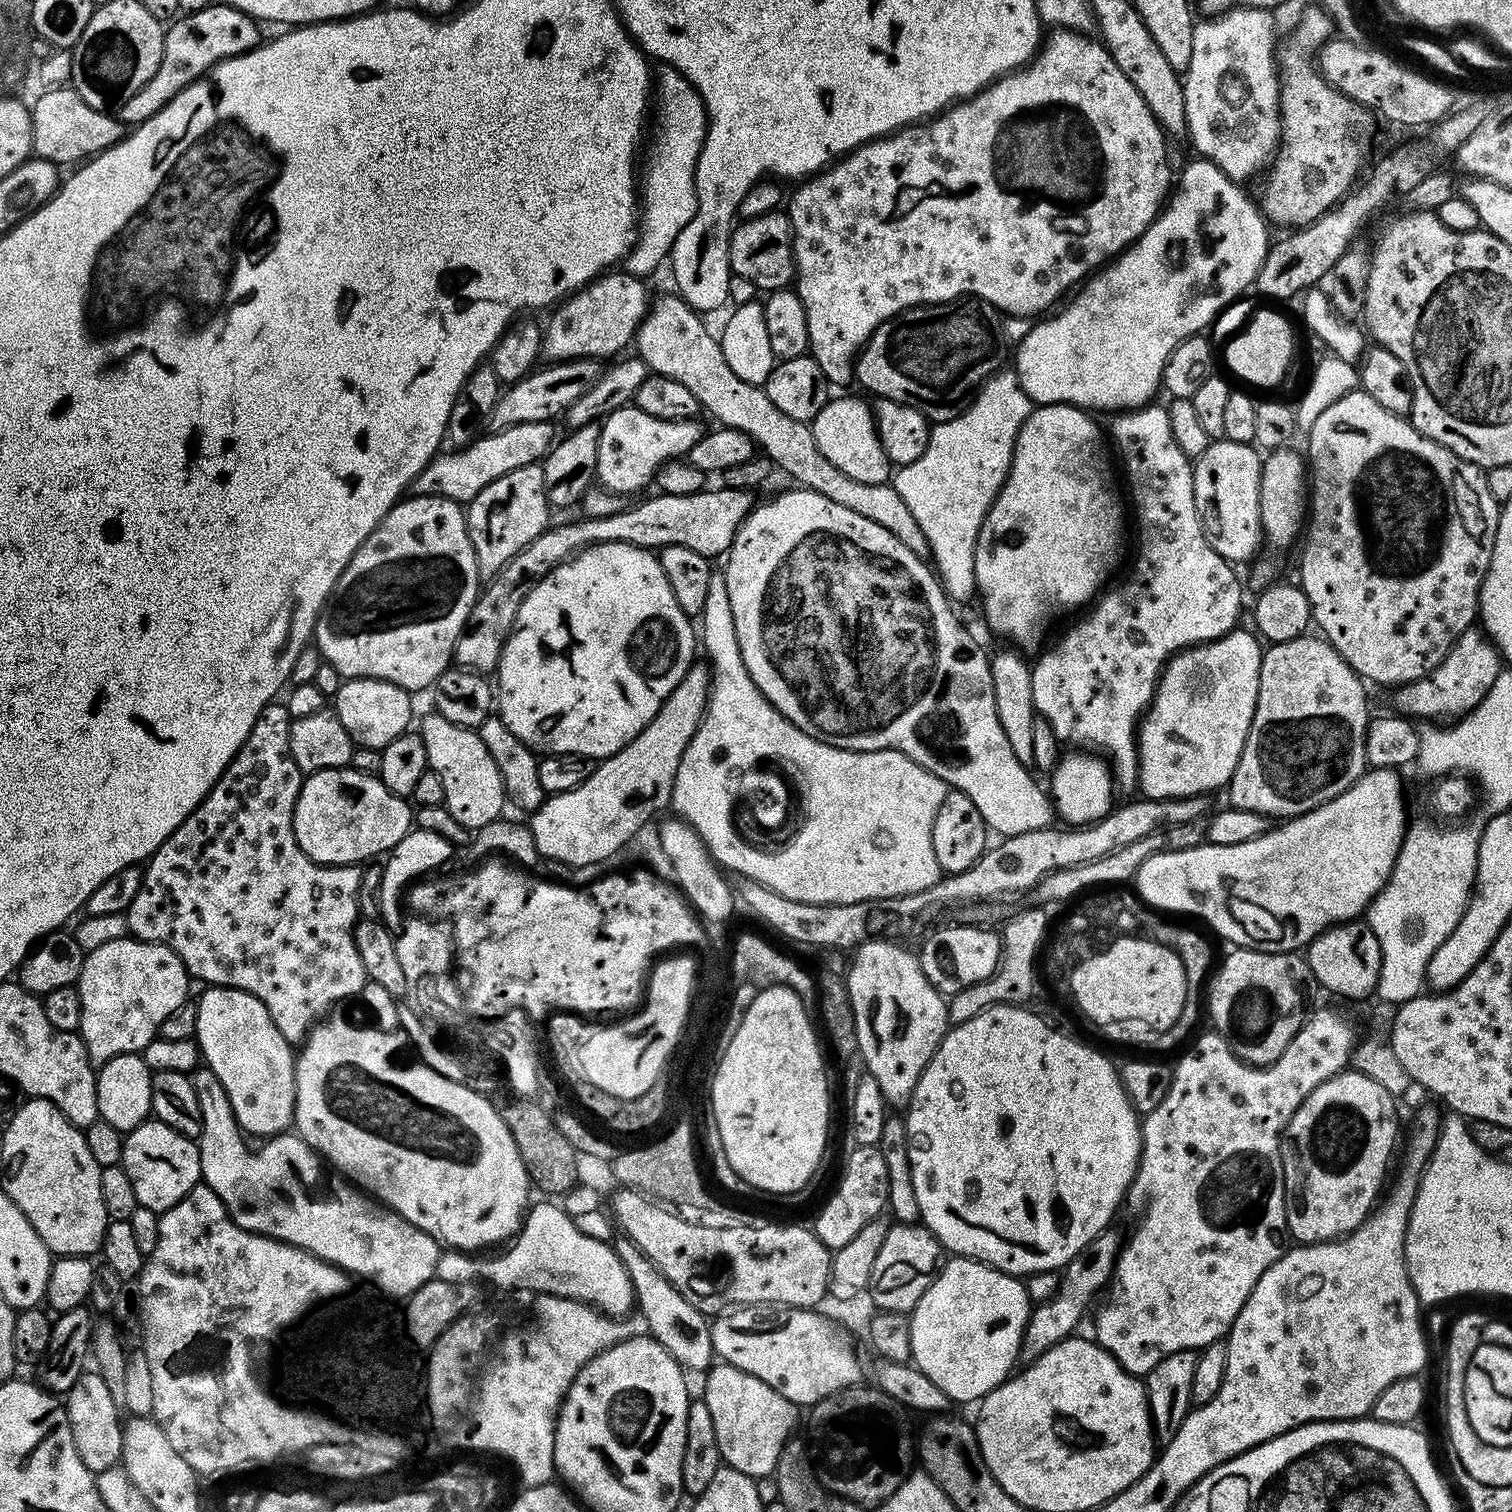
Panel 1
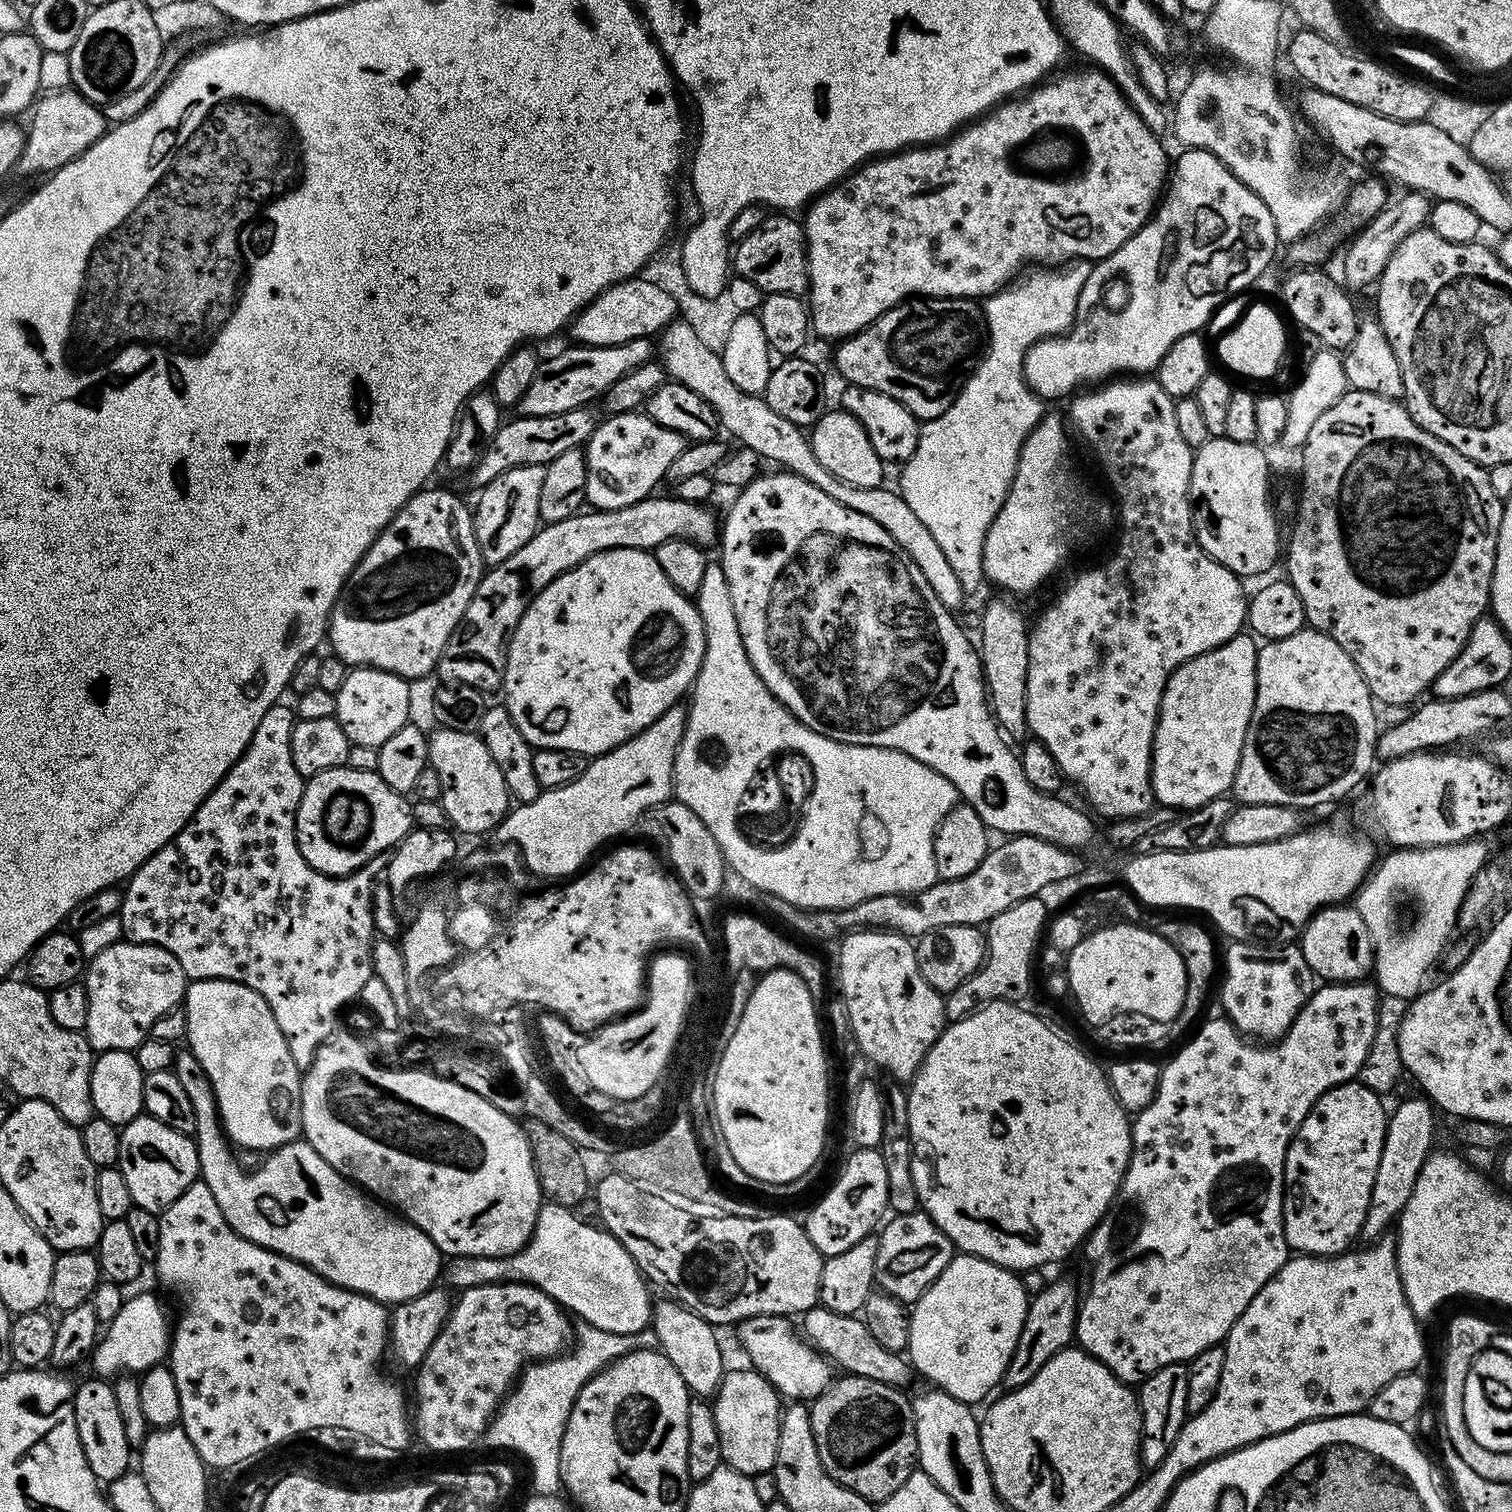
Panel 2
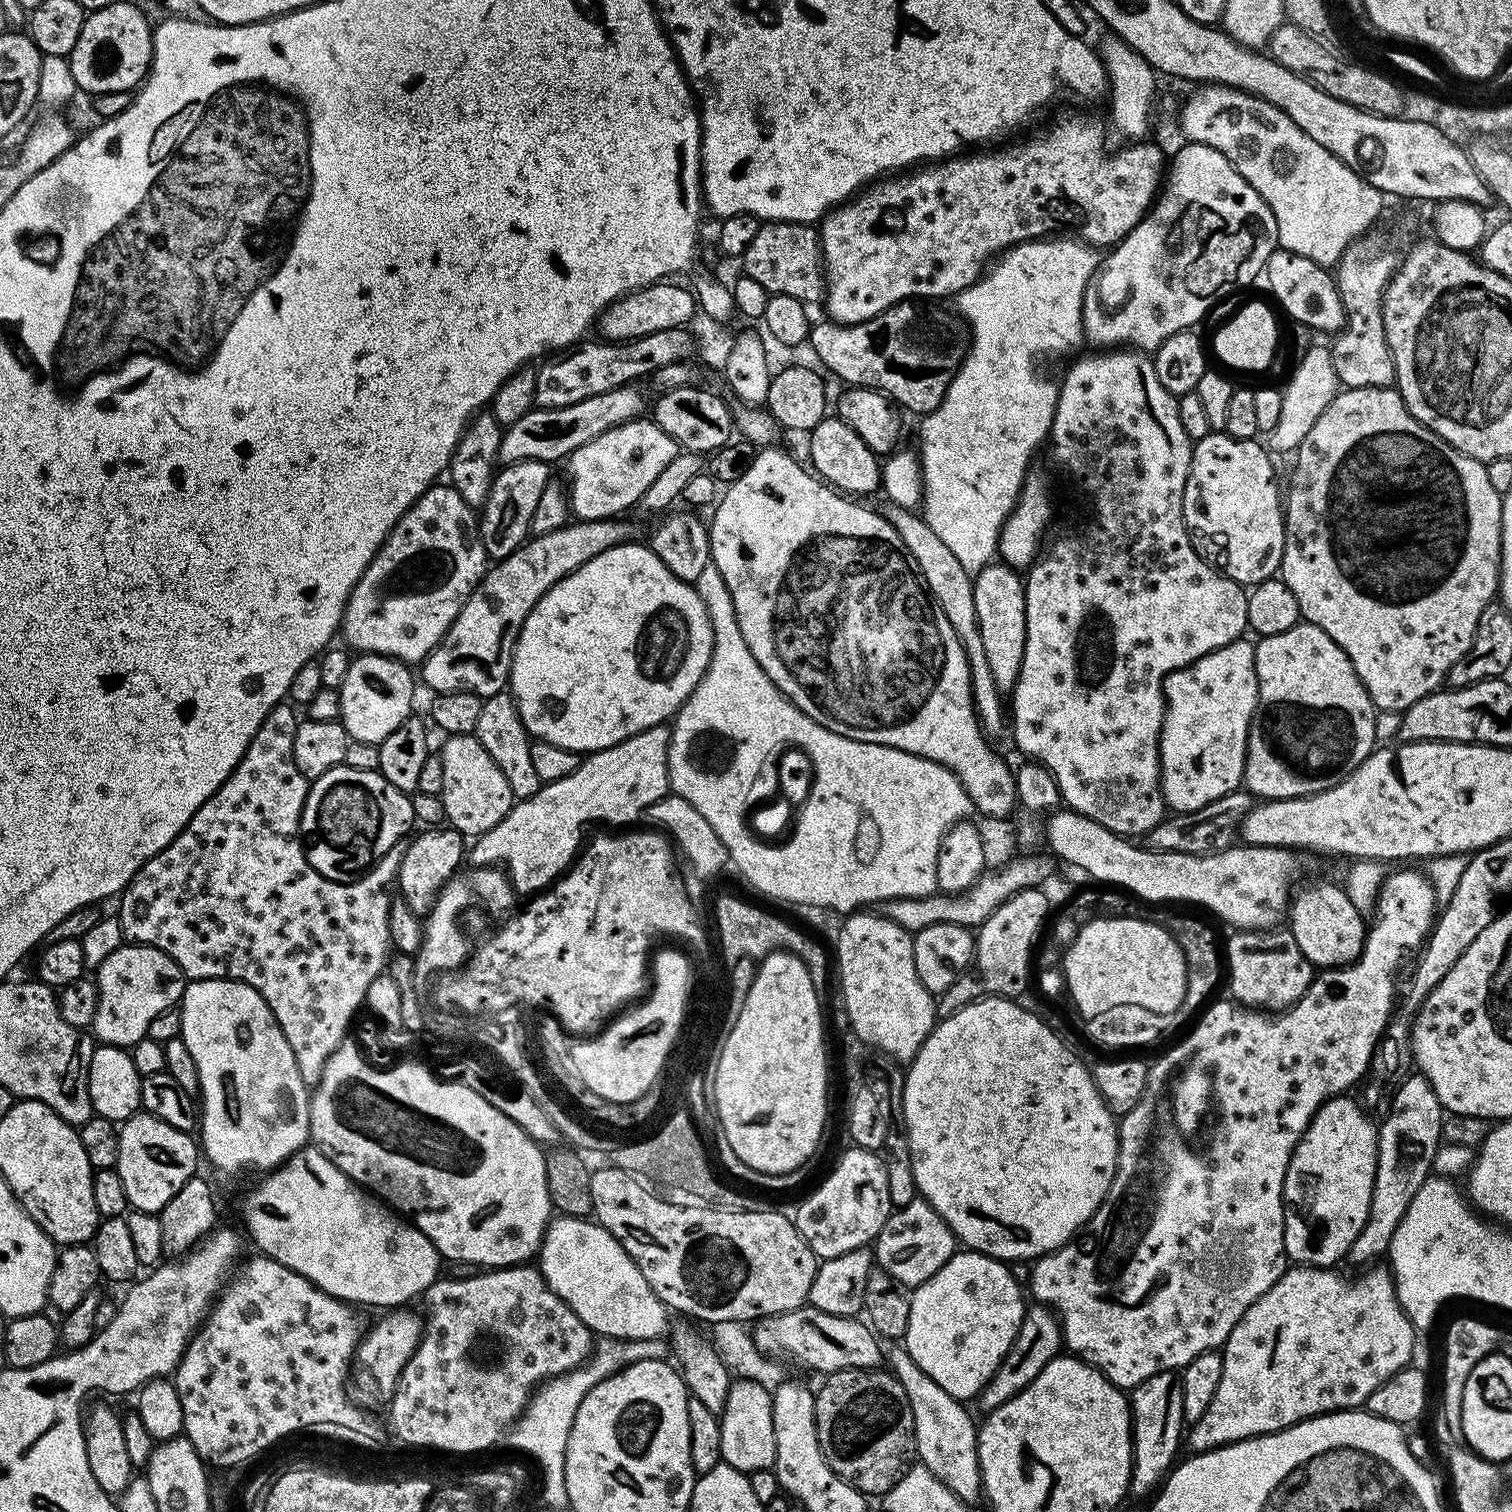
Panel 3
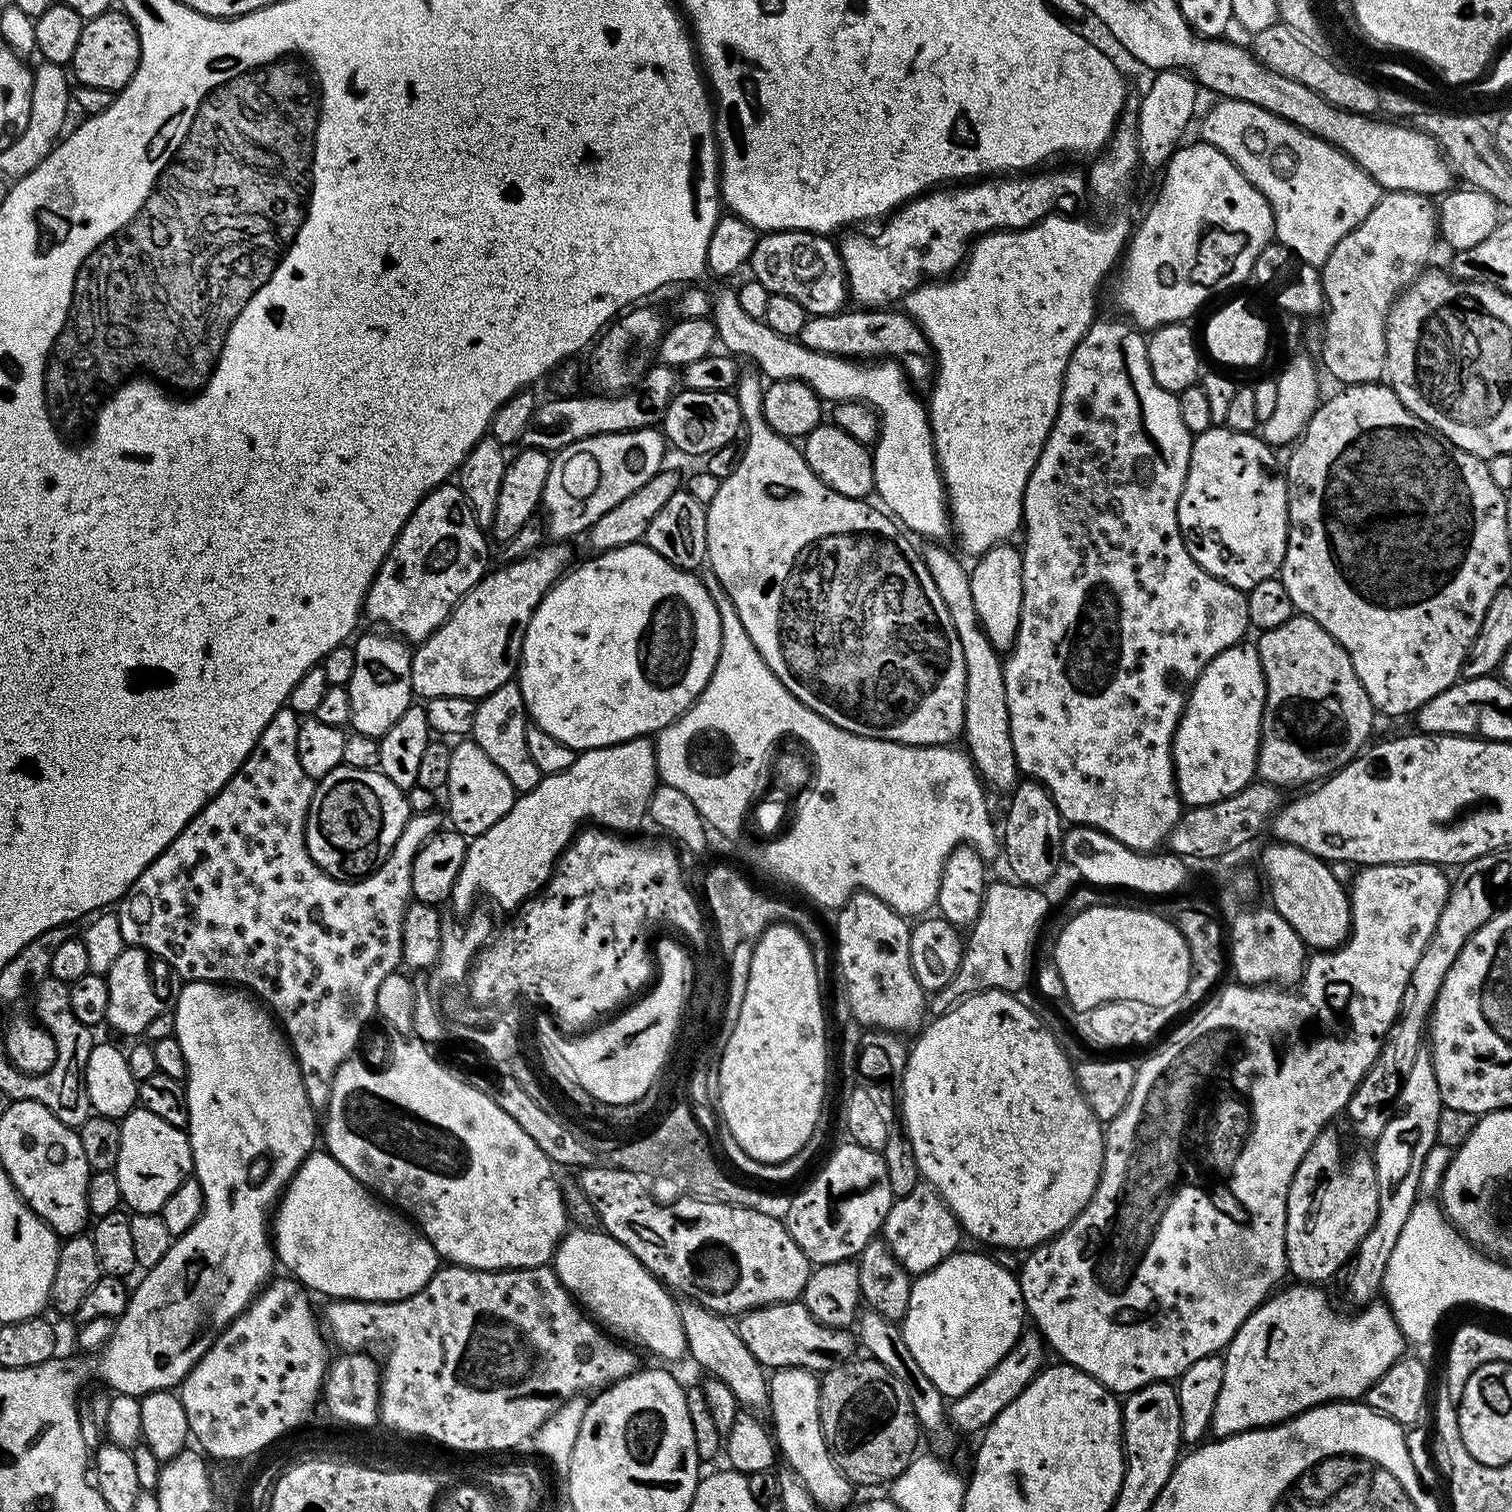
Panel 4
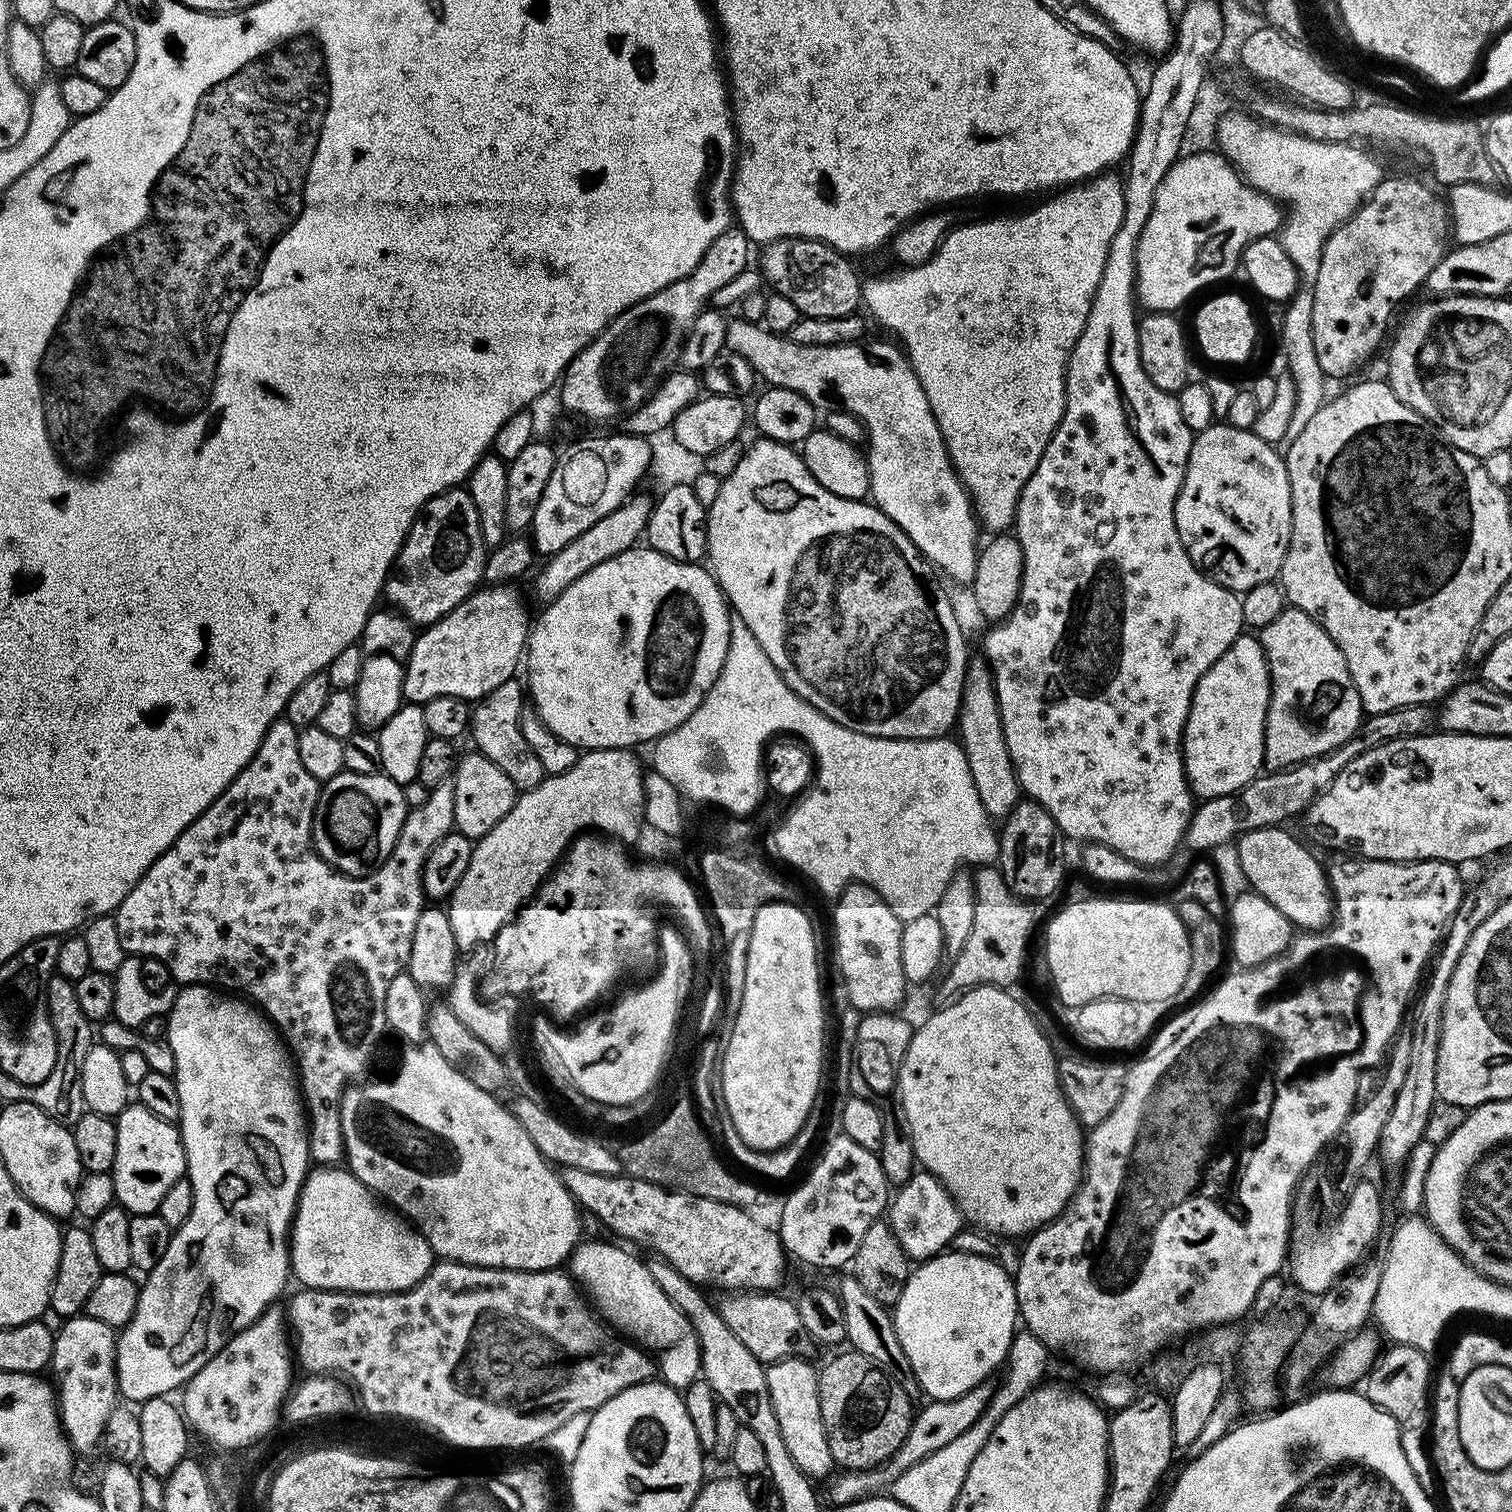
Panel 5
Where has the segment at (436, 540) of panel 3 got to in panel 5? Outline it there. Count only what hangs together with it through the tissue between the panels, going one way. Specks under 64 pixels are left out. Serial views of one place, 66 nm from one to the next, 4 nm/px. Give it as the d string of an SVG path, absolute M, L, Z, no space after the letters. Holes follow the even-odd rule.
M467 487L449 488L442 494L431 496L412 523L392 569L388 571L388 579L384 581L383 599L388 599L392 603L389 605L412 621L413 625L433 624L435 620L441 620L443 616L450 614L454 606L461 604L470 593L476 591L484 580L485 557L486 545L478 522L478 510L474 510L474 502Z

